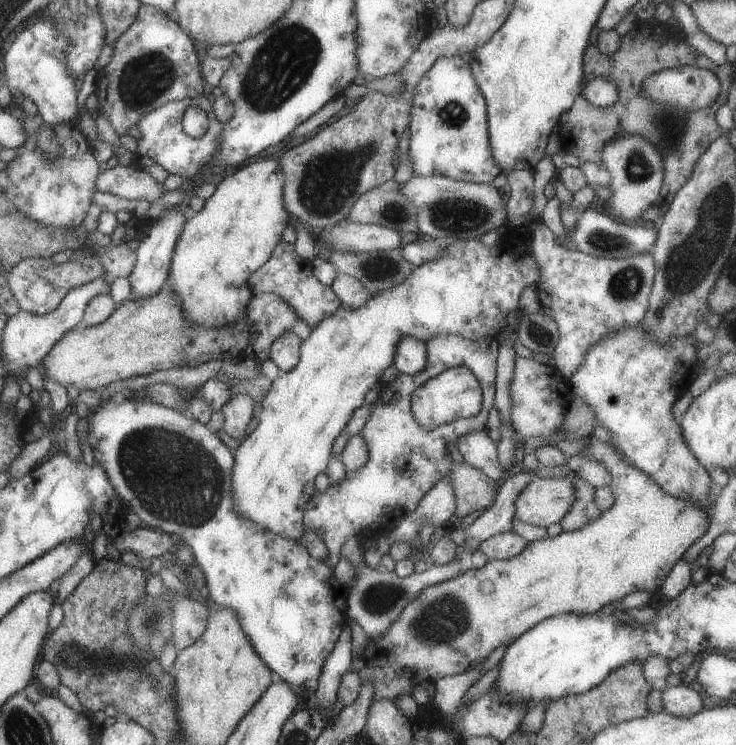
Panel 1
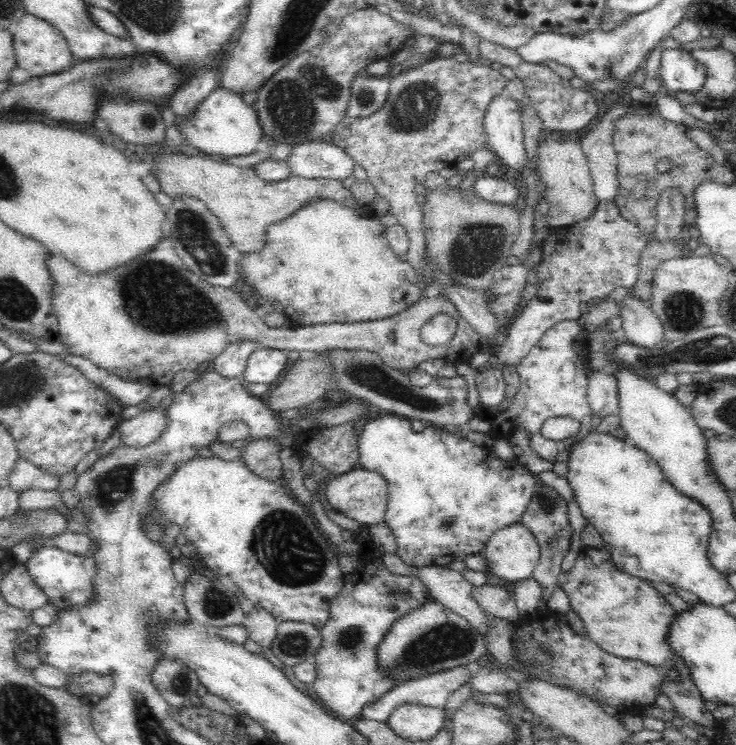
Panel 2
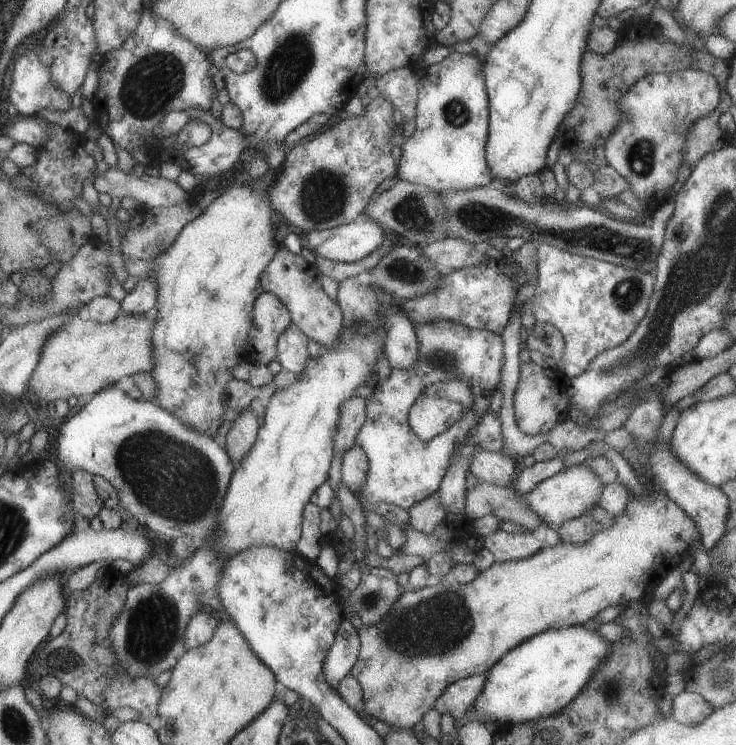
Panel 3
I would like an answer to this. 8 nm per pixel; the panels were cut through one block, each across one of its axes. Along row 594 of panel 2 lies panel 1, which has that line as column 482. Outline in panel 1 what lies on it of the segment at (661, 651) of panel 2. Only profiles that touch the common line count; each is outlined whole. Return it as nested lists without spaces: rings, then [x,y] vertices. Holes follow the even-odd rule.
[[[595,436],[586,437],[591,444],[583,451],[578,457],[584,459],[592,459],[598,461],[612,477],[612,482],[609,484],[610,488],[615,494],[615,503],[612,508],[603,511],[602,516],[590,524],[585,525],[584,528],[575,531],[562,532],[558,536],[545,539],[538,539],[528,543],[520,554],[513,556],[509,559],[488,559],[486,565],[480,569],[469,569],[464,571],[459,577],[442,581],[426,588],[423,588],[417,597],[409,600],[399,617],[388,627],[387,632],[380,636],[375,636],[371,639],[371,645],[368,645],[366,650],[353,660],[351,666],[353,671],[358,674],[363,683],[371,683],[374,689],[373,702],[377,700],[391,700],[395,705],[398,702],[398,698],[405,692],[411,692],[414,690],[414,685],[422,680],[428,680],[436,682],[441,678],[447,676],[461,675],[466,671],[475,669],[478,664],[482,664],[485,658],[490,656],[491,652],[494,652],[498,646],[508,646],[514,642],[517,638],[520,638],[526,631],[529,631],[533,626],[541,623],[543,620],[550,617],[561,615],[562,613],[574,613],[577,615],[585,615],[592,613],[599,613],[603,606],[610,604],[616,600],[621,600],[628,594],[636,591],[647,590],[651,594],[660,591],[660,587],[665,583],[667,576],[671,573],[671,570],[677,565],[677,562],[682,560],[684,553],[694,544],[709,527],[710,512],[706,513],[705,509],[699,509],[693,504],[680,500],[668,494],[663,488],[660,488],[654,480],[650,478],[645,472],[638,470],[634,465],[630,464],[627,459],[624,459],[619,452],[612,446],[612,444],[606,444],[603,441],[597,440]]]

